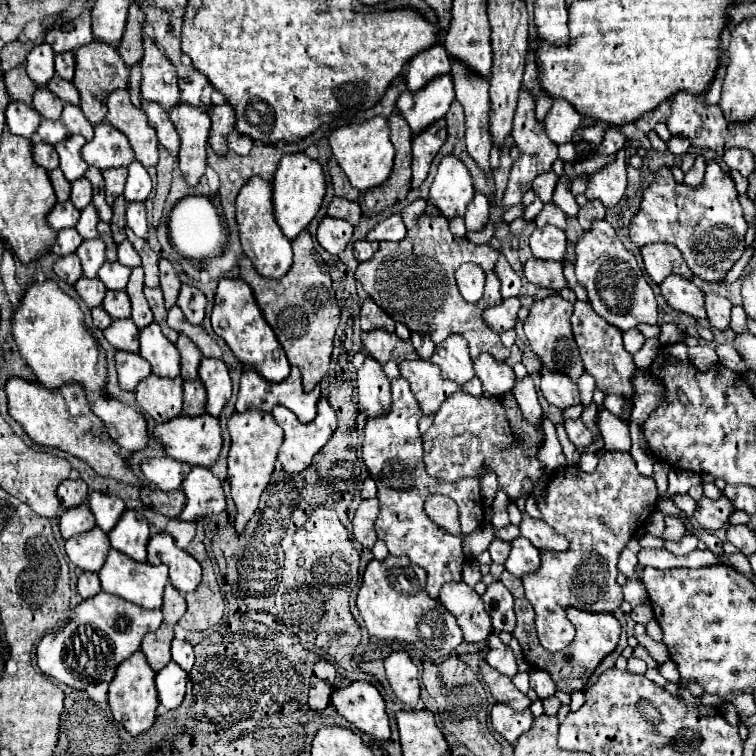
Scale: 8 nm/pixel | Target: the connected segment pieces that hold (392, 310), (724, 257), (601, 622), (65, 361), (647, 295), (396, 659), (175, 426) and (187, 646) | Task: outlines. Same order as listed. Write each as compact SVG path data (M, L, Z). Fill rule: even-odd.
M418 198L402 210L402 218L406 222L408 234L402 242L380 242L380 250L372 260L360 262L356 270L356 280L362 282L364 290L370 298L392 316L394 322L402 322L410 332L424 332L432 336L434 344L440 344L450 334L460 334L470 346L470 356L476 360L482 352L492 354L496 360L506 360L510 350L500 342L500 336L490 330L482 320L482 310L502 302L500 296L500 278L494 272L498 262L498 250L492 246L476 246L468 238L452 236L448 228L448 220L444 216L428 216L426 200ZM474 262L486 274L486 290L484 296L476 302L464 302L458 292L454 272L460 264Z
M710 160L706 166L706 176L696 188L676 184L670 168L660 168L650 188L644 190L638 214L632 218L630 240L636 246L670 242L682 252L686 264L696 274L696 278L706 282L720 282L726 278L736 260L744 254L746 230L748 224L738 204L734 180L728 178L728 174L718 166L716 160Z
M516 598L516 618L518 618L518 626L514 630L514 636L518 638L524 658L532 668L540 668L546 670L552 680L556 682L558 690L564 692L574 692L580 690L584 692L588 678L592 676L592 672L596 670L596 666L616 650L618 640L620 640L620 622L614 618L614 614L592 614L592 612L580 612L576 608L570 608L570 622L576 626L576 638L574 642L564 648L562 652L548 652L540 646L536 630L534 630L534 608L526 598Z
M32 282L18 308L14 310L12 332L22 358L38 376L44 388L56 390L64 384L74 382L80 384L84 390L106 394L104 386L108 378L108 368L106 362L100 360L98 342L90 334L90 330L86 330L84 316L76 300L66 296L56 282Z
M596 220L592 230L582 234L576 244L576 276L578 282L588 290L588 302L592 308L608 320L608 324L624 330L636 328L638 324L656 324L658 304L650 284L644 278L632 252L624 248L614 228L606 220Z
M392 652L386 660L386 676L394 694L408 706L416 706L420 700L420 682L418 682L418 668L410 660L406 652Z
M202 414L196 418L190 416L176 416L164 424L158 424L154 428L158 440L164 444L164 450L170 458L186 462L190 466L202 466L202 468L210 468L222 450L222 434L220 434L220 426L218 426L218 418L210 416L210 414Z
M174 640L172 642L172 660L176 664L180 664L186 672L192 670L192 664L194 664L194 648L190 642L186 640Z

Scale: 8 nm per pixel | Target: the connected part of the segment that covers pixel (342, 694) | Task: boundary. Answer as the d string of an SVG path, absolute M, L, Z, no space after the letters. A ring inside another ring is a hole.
M352 682L348 688L338 688L332 696L332 706L358 730L376 740L390 740L390 722L384 698L376 686L368 682Z

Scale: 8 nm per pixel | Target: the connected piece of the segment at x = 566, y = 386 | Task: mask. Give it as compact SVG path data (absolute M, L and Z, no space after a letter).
M542 370L542 384L540 384L540 390L544 394L544 398L558 406L560 410L566 410L570 406L576 406L580 404L580 394L578 394L578 388L576 384L560 374L560 372L550 372L550 370Z

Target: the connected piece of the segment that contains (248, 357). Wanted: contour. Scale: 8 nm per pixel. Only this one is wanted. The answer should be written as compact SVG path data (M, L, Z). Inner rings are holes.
M238 278L220 280L216 290L214 310L212 310L212 328L230 346L230 350L242 364L250 364L268 382L280 382L288 376L290 364L286 360L286 354L280 342L276 340L274 330L264 320L262 310L252 294L252 288L244 280L238 280Z

